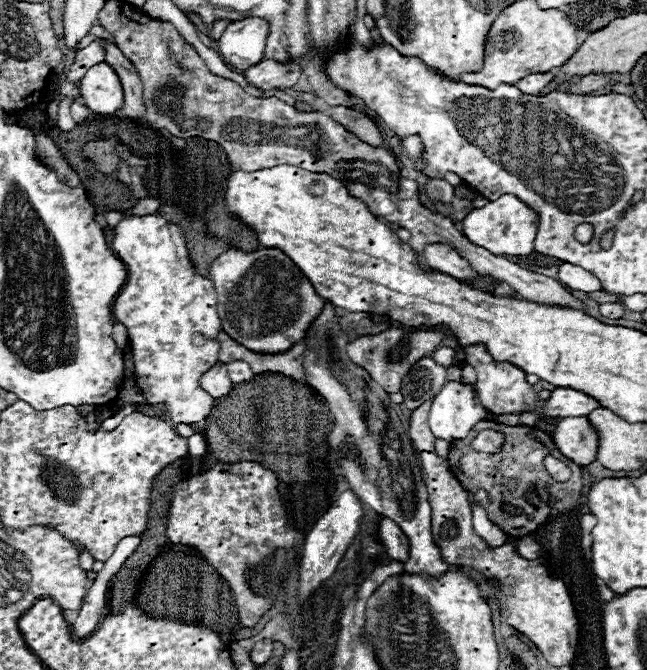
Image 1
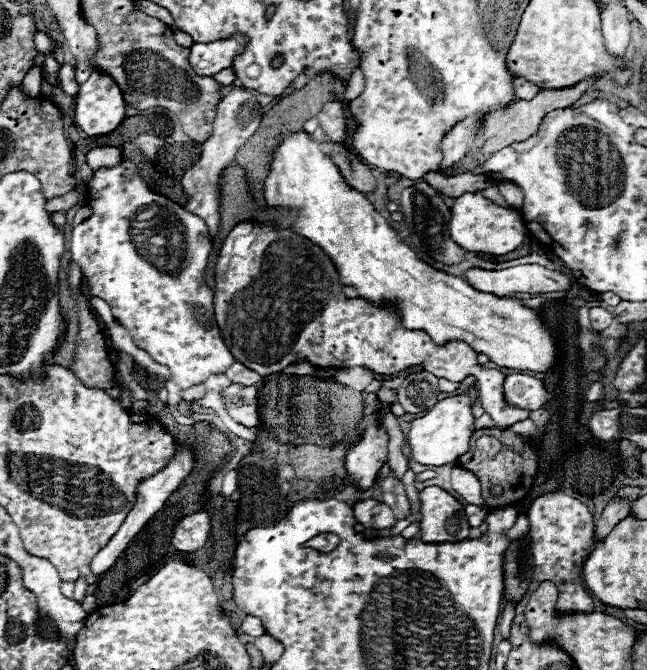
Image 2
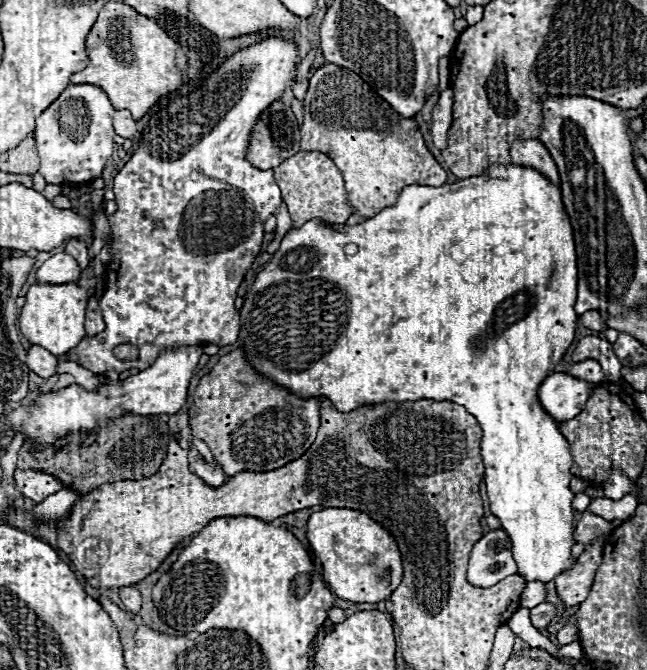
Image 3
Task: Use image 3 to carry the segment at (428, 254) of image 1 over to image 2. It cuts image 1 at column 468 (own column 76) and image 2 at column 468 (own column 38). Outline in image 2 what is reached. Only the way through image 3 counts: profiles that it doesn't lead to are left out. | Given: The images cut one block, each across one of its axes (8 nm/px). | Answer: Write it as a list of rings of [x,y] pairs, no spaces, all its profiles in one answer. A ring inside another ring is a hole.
[[[524,264],[504,270],[468,268],[464,276],[470,286],[494,296],[508,296],[512,292],[528,292],[528,294],[568,292],[574,286],[570,276],[552,272],[540,264]]]

